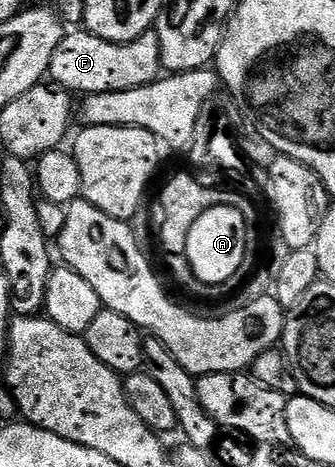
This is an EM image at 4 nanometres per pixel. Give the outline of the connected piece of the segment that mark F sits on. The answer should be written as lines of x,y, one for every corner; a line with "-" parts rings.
75,29
67,33
57,45
52,57
49,79
52,84
65,91
85,96
121,89
137,89
141,85
154,83
163,70
161,45
154,30
146,31
131,43
114,43
92,35
86,29

